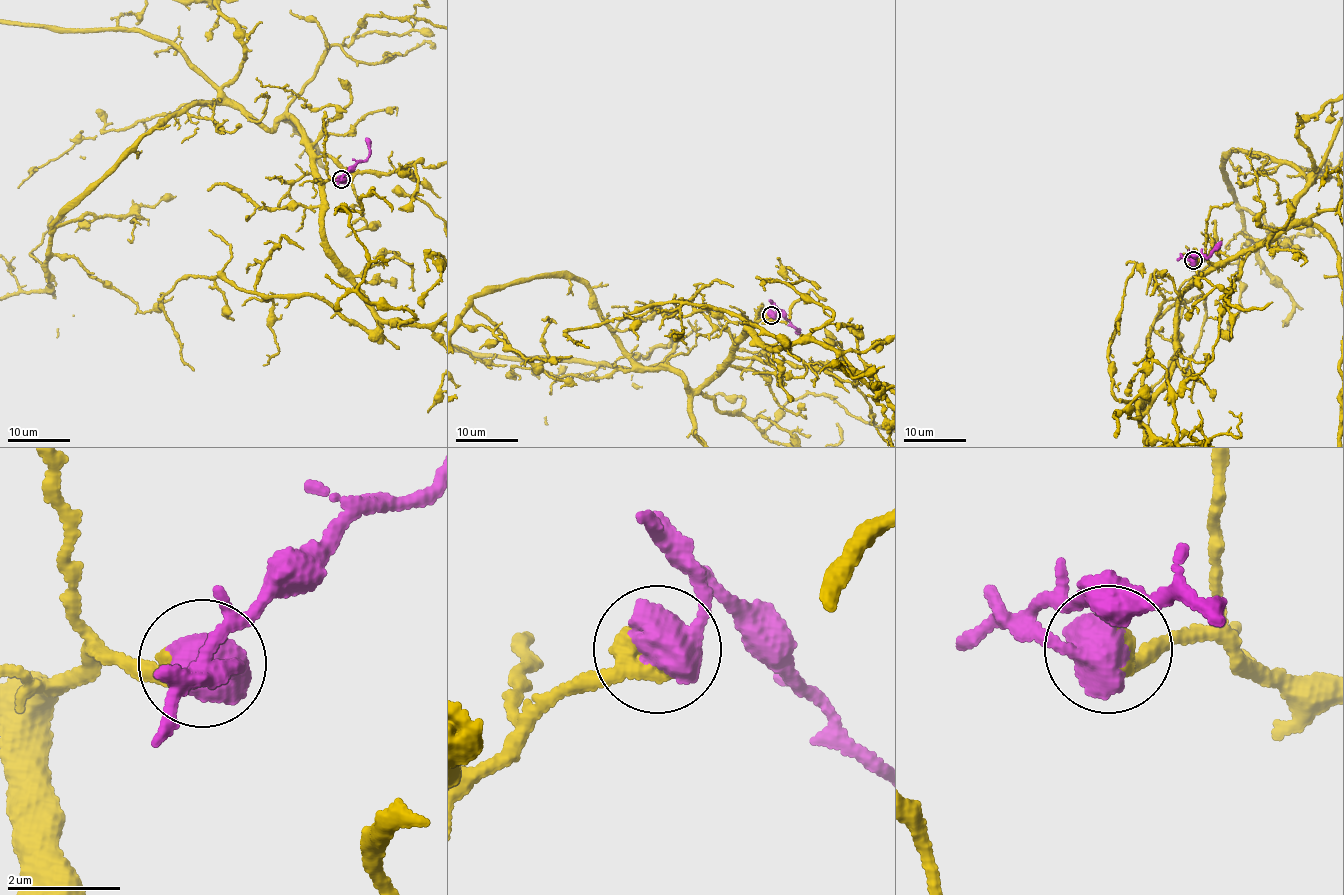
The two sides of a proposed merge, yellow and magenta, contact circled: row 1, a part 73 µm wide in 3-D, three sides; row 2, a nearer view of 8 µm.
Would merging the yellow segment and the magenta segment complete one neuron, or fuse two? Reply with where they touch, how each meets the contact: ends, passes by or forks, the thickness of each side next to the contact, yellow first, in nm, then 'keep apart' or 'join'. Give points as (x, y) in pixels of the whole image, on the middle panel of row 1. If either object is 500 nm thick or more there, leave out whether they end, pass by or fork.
at (771, 315); 440 nm thick on the yellow side, 950 nm on the other; join

